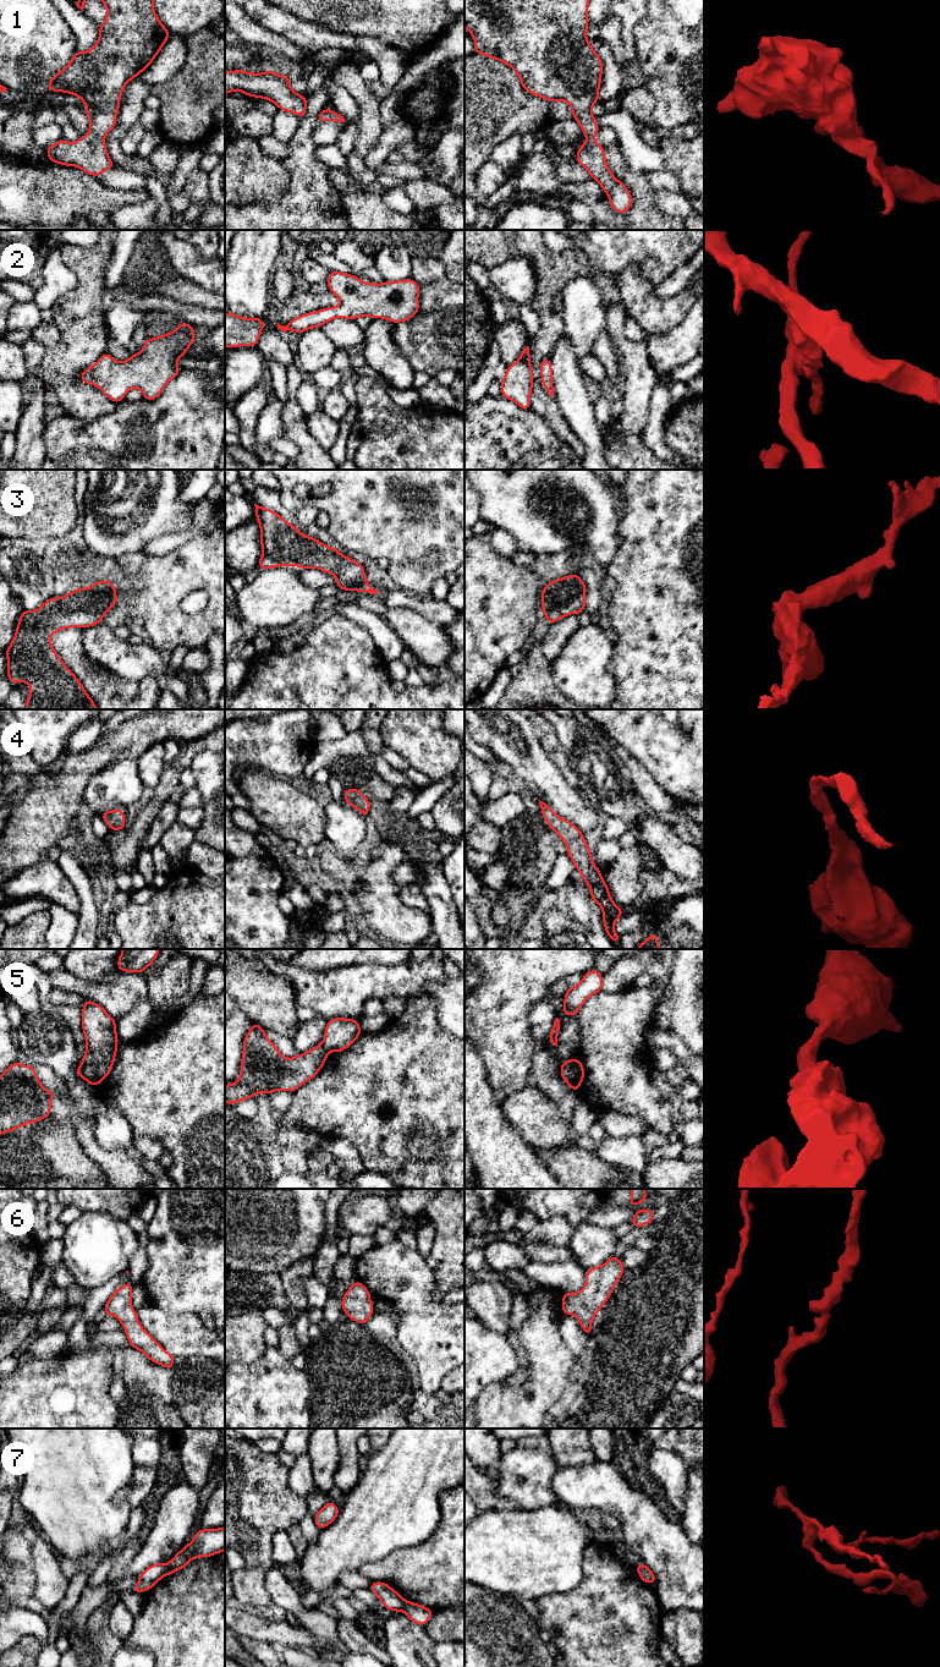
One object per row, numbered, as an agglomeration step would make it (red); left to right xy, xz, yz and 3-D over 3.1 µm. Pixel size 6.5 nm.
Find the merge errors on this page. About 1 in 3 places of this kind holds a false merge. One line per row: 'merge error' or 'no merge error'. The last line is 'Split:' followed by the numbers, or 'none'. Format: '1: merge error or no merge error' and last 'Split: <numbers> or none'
1: no merge error
2: no merge error
3: no merge error
4: no merge error
5: merge error
6: no merge error
7: merge error
Split: 5, 7

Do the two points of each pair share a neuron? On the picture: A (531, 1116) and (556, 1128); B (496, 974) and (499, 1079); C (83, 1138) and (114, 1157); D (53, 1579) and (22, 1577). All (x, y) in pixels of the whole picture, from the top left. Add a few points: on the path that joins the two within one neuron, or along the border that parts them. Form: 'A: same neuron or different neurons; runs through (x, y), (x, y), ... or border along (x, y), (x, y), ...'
A: same neuron; runs through (537, 1119), (545, 1128), (550, 1128)
B: same neuron; runs through (496, 999), (499, 1053)
C: same neuron; runs through (91, 1145), (103, 1157), (106, 1157)
D: different neurons; border along (32, 1570), (34, 1574), (34, 1597), (43, 1606)

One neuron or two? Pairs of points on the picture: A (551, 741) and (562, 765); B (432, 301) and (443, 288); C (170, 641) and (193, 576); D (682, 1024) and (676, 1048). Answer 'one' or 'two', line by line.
A: one
B: one
C: one
D: two

